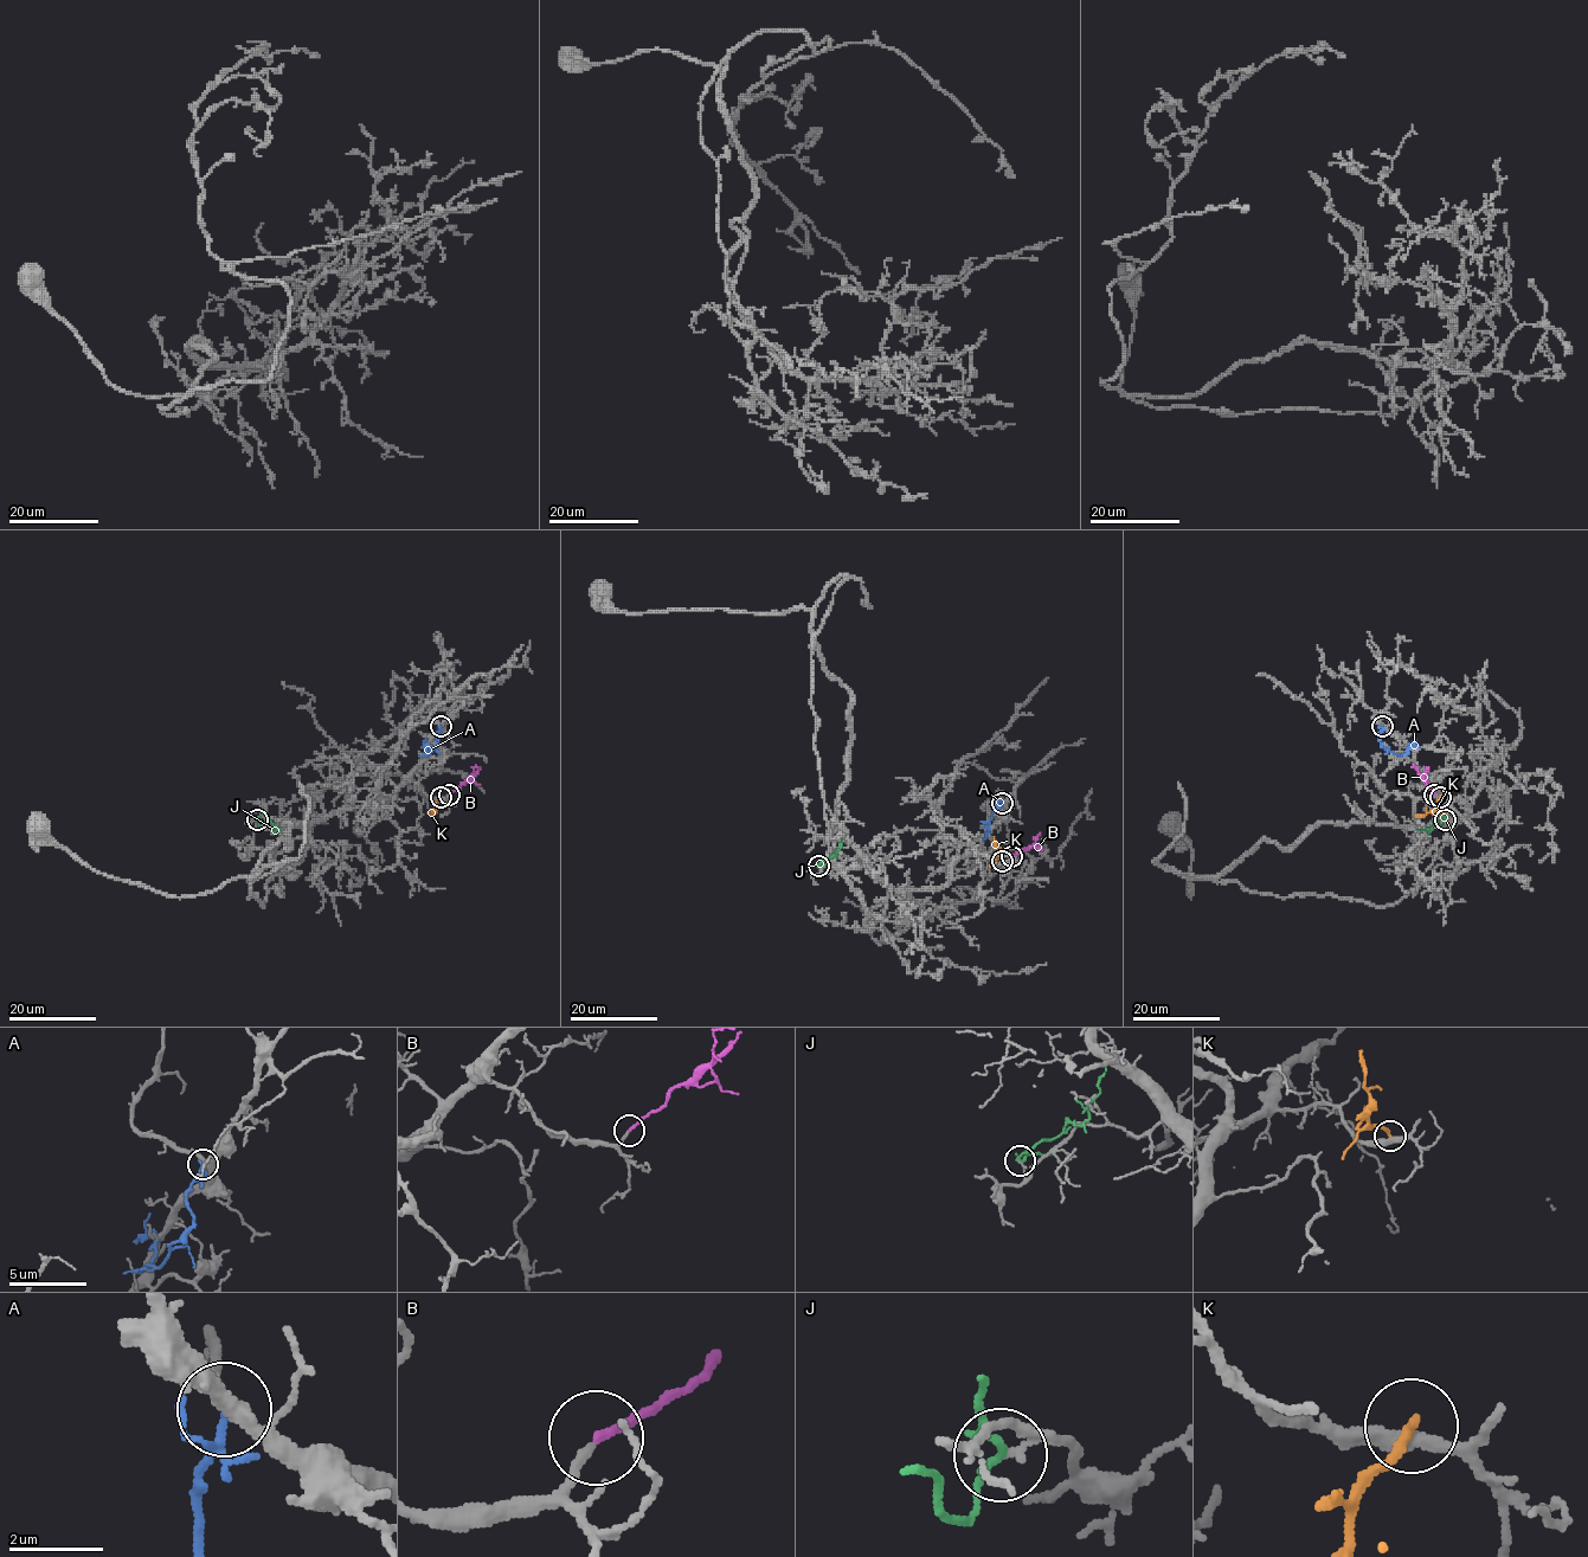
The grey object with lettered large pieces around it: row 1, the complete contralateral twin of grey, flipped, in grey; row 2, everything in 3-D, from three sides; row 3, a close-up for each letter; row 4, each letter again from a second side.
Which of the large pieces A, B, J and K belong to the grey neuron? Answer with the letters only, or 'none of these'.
B

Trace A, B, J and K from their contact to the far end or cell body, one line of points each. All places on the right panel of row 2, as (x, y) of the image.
A: (1382, 726), (1380, 742), (1392, 752), (1406, 754), (1410, 746), (1420, 747)
B: (1434, 795), (1412, 766)
J: (1445, 819), (1441, 825), (1435, 821), (1428, 828), (1418, 829)
K: (1440, 797), (1438, 808), (1415, 816)

